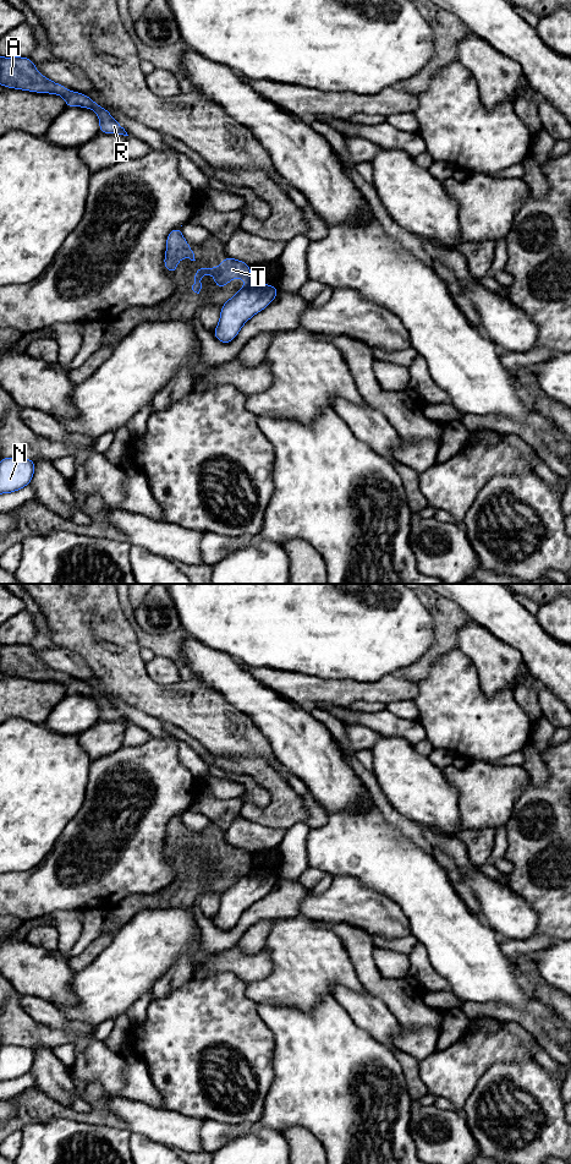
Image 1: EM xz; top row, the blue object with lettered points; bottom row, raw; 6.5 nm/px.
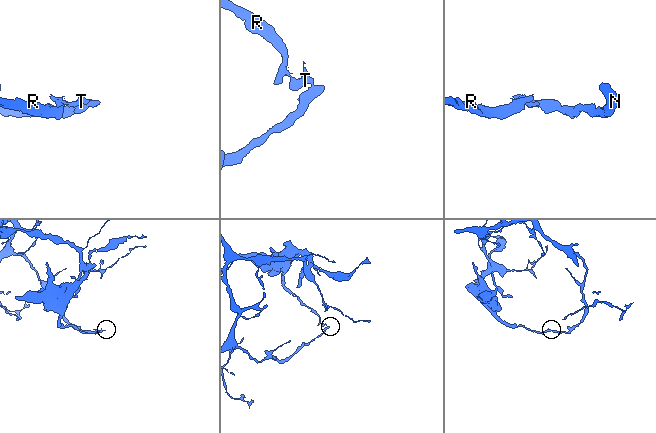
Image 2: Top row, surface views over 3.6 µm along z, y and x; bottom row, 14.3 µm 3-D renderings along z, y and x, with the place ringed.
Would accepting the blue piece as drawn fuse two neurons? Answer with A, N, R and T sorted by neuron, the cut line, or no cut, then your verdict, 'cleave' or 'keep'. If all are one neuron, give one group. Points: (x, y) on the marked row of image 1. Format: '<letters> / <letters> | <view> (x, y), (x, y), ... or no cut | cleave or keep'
A R T / N | xz (252, 282), (239, 290) | cleave

